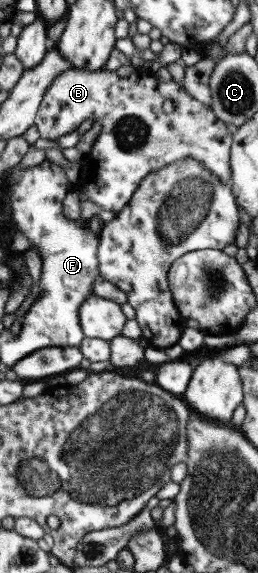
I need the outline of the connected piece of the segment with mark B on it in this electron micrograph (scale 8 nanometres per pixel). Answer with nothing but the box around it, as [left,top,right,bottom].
[34,69,232,212]

